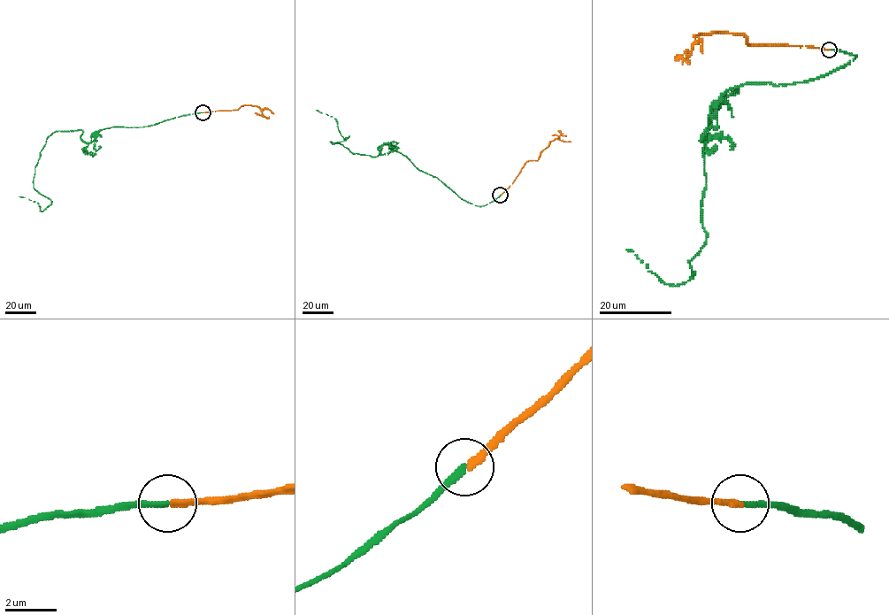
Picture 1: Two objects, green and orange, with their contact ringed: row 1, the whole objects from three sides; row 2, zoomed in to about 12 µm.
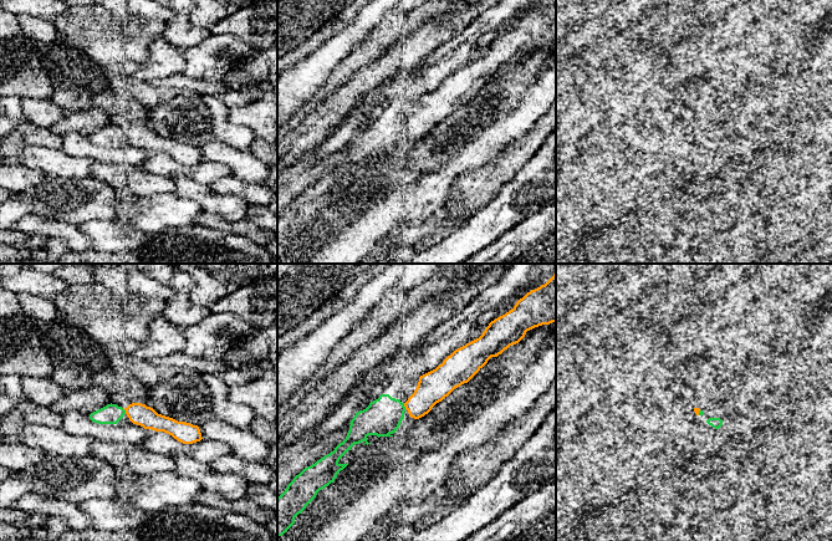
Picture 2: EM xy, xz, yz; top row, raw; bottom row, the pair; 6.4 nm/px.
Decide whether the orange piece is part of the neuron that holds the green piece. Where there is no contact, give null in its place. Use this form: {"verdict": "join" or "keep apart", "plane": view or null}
{"verdict": "join", "plane": "xz"}

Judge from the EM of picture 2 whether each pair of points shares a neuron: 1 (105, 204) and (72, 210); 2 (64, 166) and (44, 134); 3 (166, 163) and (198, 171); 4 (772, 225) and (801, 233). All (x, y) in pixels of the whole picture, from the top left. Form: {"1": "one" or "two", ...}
{"1": "one", "2": "two", "3": "one", "4": "one"}

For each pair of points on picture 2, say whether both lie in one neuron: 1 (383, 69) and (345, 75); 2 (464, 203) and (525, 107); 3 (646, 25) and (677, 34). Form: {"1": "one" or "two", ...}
{"1": "two", "2": "two", "3": "one"}

